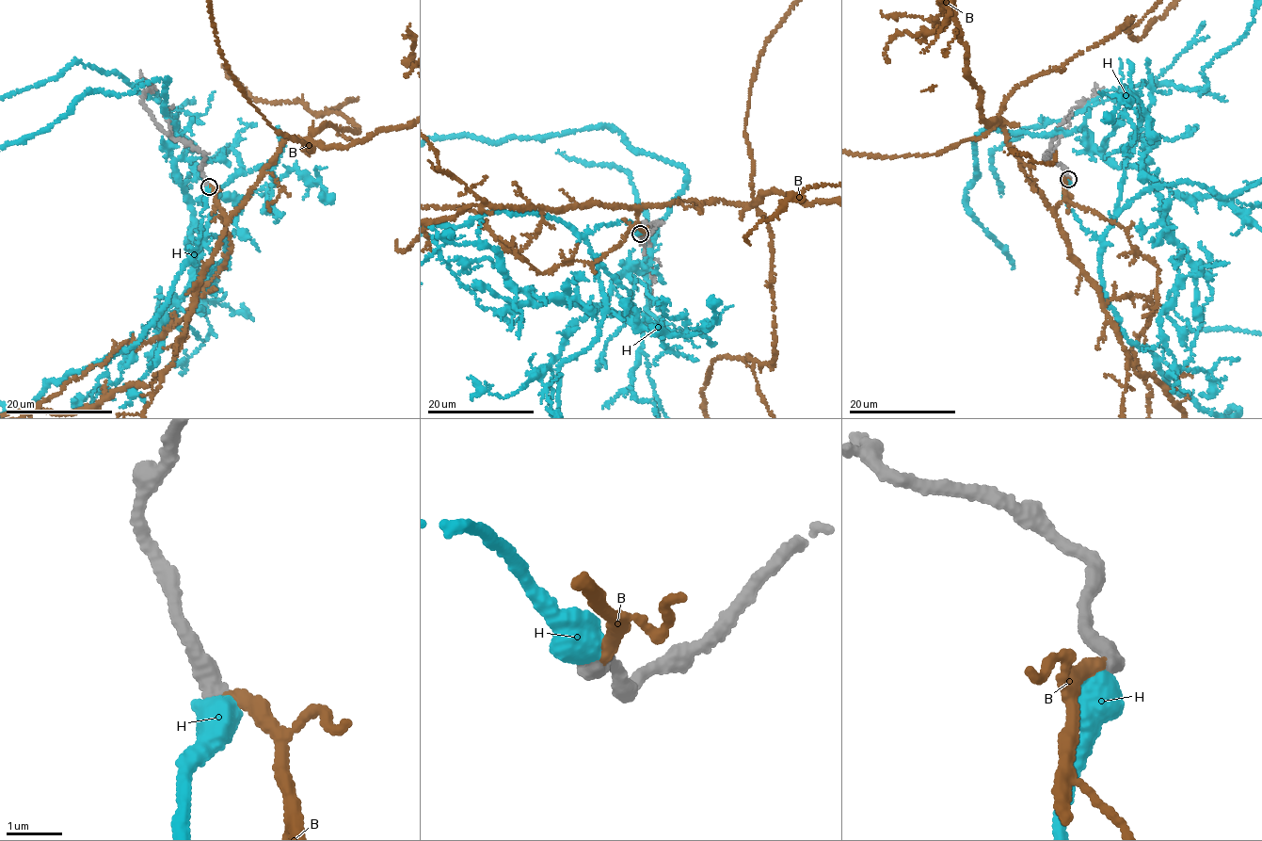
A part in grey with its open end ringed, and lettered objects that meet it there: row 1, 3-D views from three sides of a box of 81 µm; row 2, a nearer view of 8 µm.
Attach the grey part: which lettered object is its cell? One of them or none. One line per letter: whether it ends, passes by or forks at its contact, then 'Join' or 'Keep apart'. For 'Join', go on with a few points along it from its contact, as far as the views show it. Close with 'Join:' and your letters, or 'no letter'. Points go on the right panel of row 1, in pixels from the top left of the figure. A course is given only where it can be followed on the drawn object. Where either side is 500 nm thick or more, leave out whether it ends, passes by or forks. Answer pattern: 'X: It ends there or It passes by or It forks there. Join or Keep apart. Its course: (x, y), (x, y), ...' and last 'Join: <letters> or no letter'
B: It ends there. Join
H: Keep apart
Join: B

